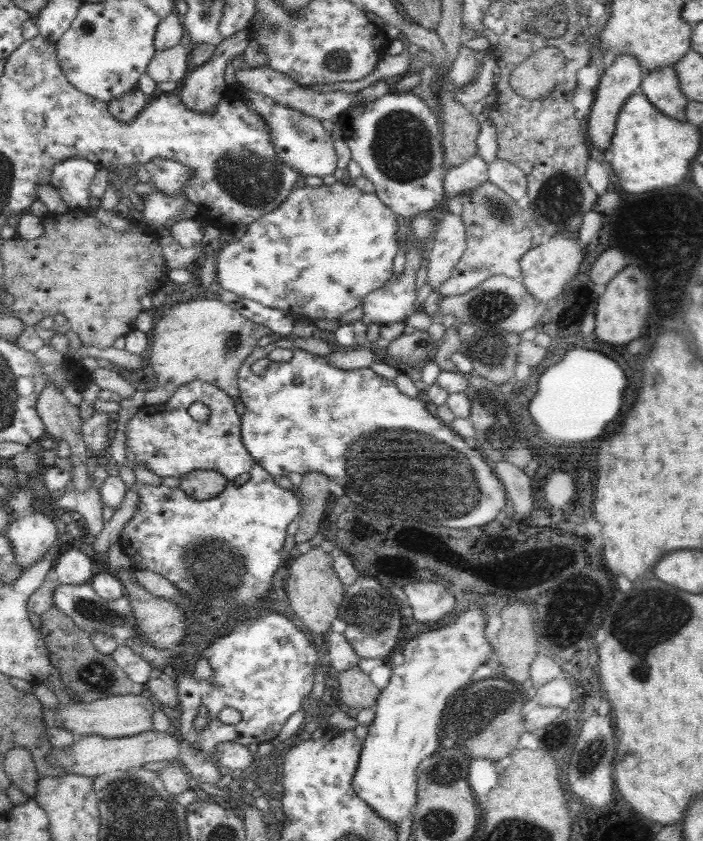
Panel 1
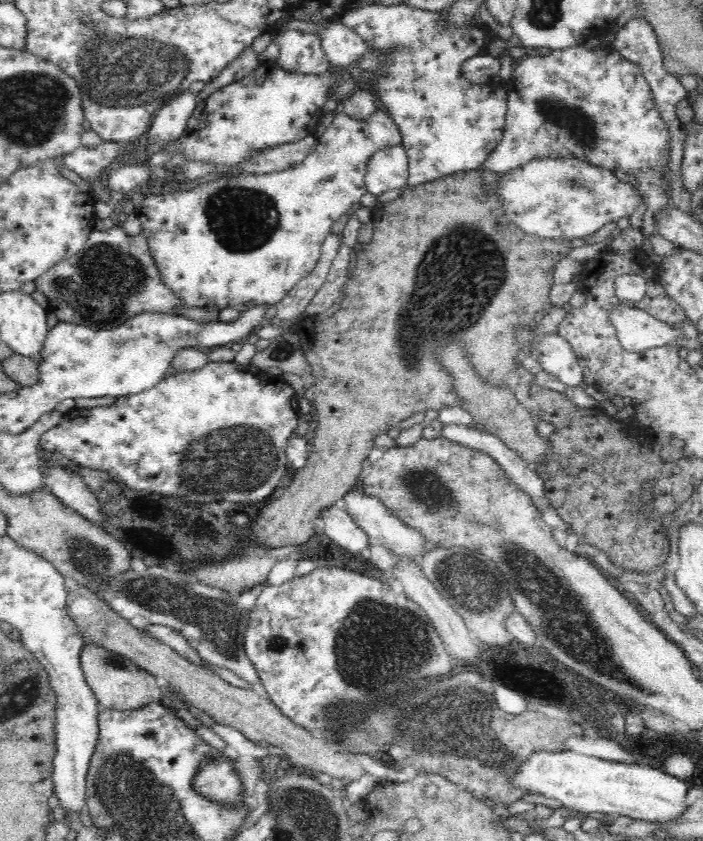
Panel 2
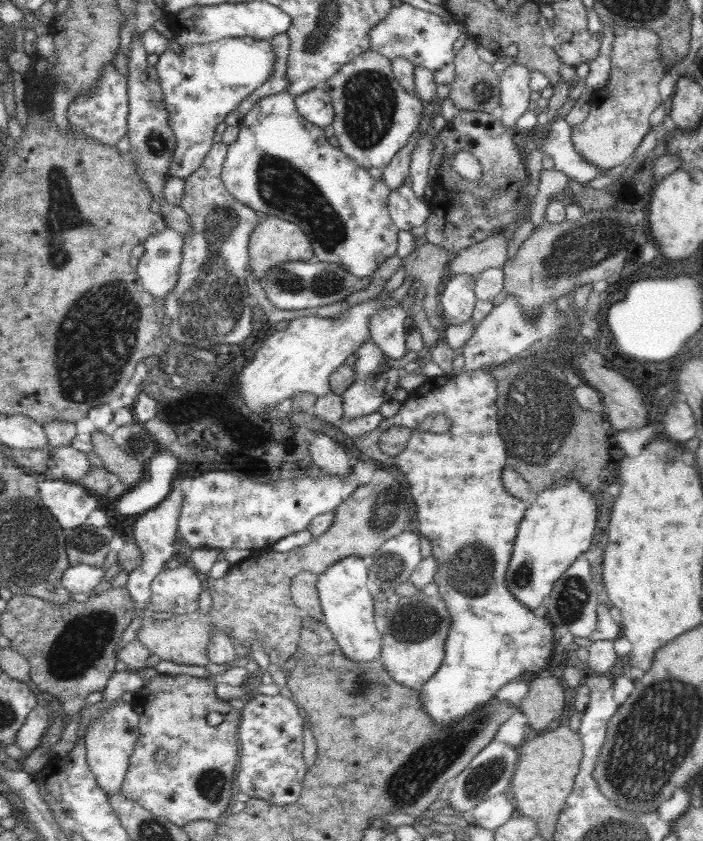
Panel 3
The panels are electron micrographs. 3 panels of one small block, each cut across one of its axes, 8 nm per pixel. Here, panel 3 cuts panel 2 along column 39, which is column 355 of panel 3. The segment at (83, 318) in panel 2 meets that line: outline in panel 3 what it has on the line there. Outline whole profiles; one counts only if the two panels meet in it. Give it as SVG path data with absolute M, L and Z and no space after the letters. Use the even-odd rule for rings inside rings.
M318 260L286 261L275 267L270 267L262 279L261 286L266 292L266 298L278 310L302 310L334 304L348 297L352 292L364 290L373 279L373 275L356 278L348 270L337 264Z

